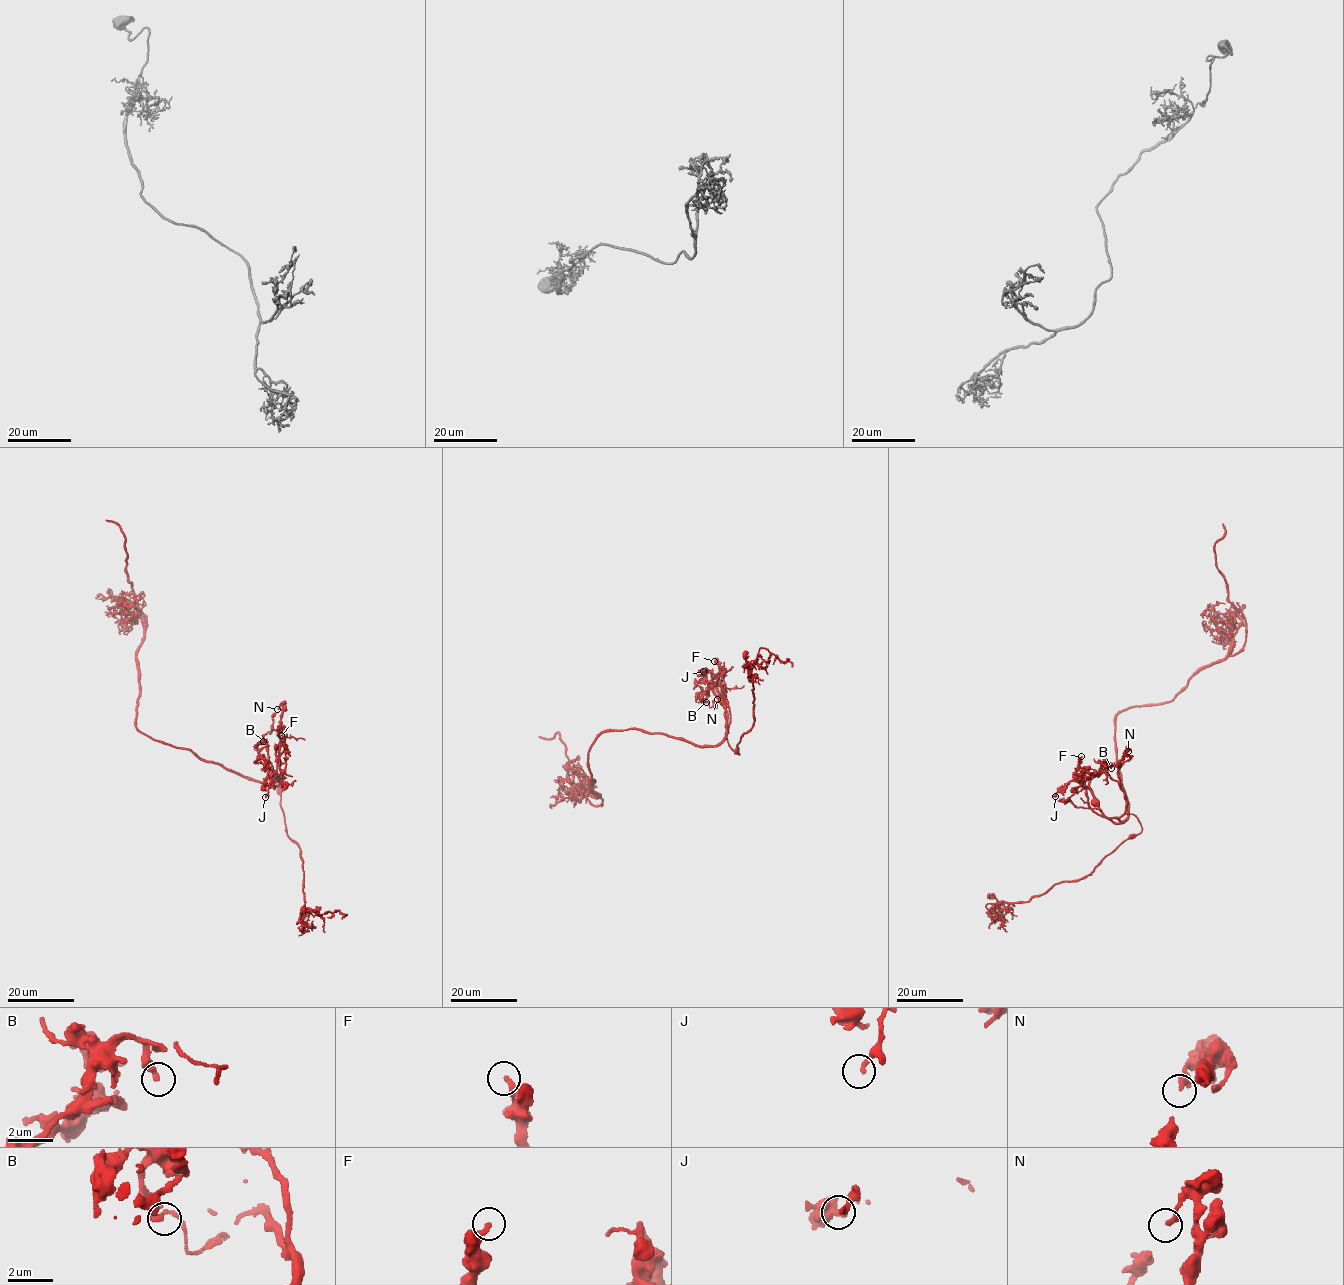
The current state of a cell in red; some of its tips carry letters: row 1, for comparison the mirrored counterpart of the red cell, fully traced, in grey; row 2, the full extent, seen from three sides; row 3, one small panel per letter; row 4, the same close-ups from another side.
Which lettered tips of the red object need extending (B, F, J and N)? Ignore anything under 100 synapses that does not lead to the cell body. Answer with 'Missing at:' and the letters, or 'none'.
Missing at: none

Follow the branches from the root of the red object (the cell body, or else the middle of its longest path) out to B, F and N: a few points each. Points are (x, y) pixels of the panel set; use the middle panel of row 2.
B: (647, 732), (664, 733), (701, 746), (716, 745), (725, 735), (727, 713), (712, 688), (702, 696), (706, 702)
F: (647, 732), (701, 746), (723, 739), (725, 699), (722, 673), (714, 661)
N: (647, 732), (664, 733), (701, 746), (717, 745), (728, 733), (721, 694), (717, 699)

